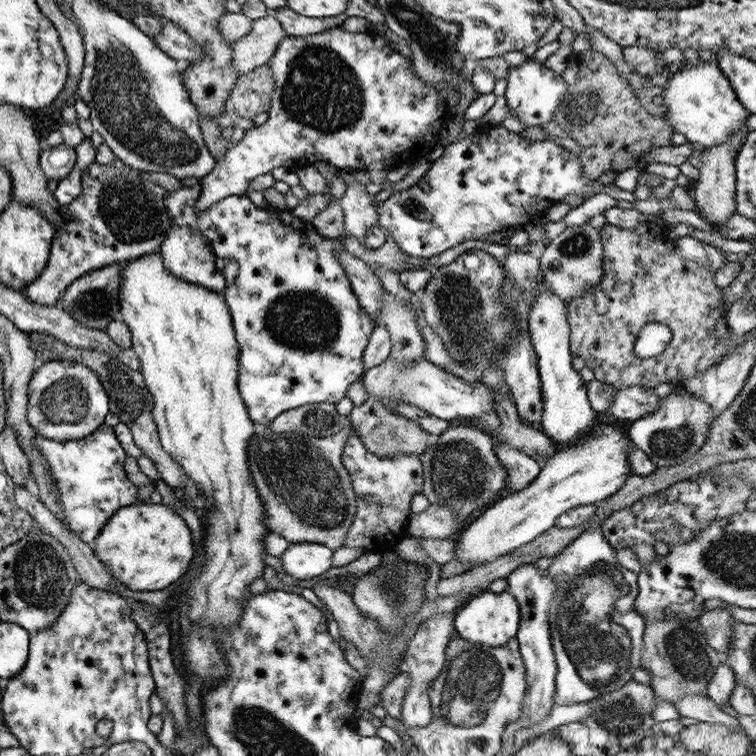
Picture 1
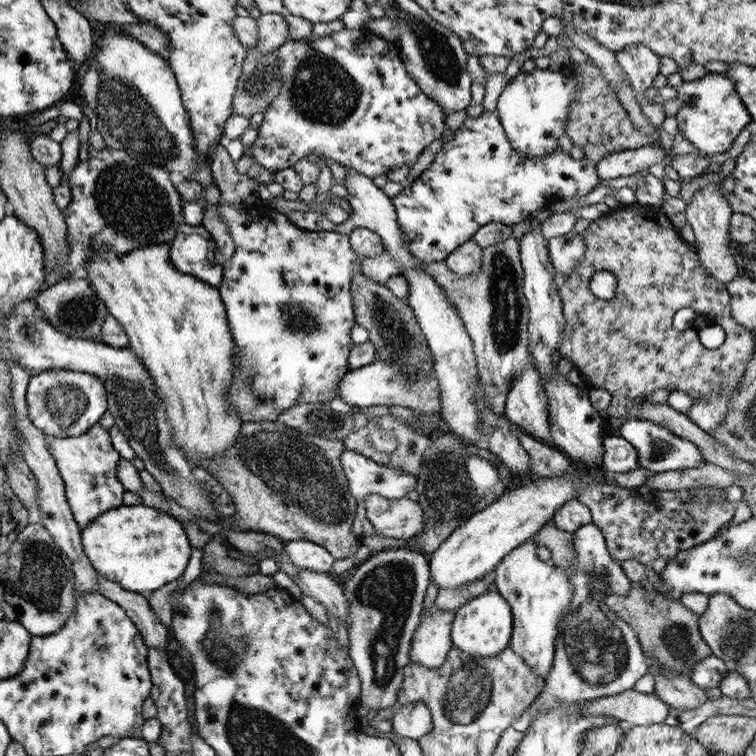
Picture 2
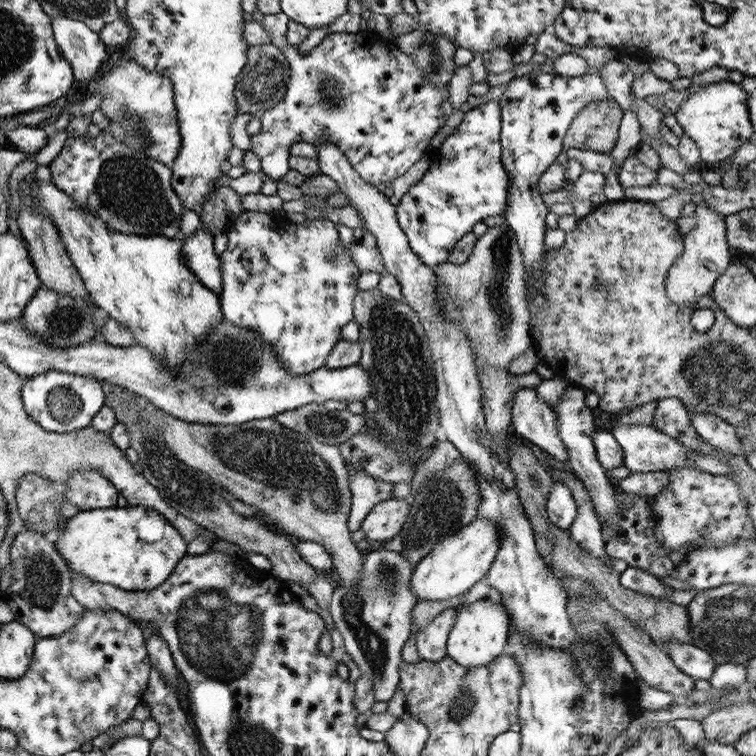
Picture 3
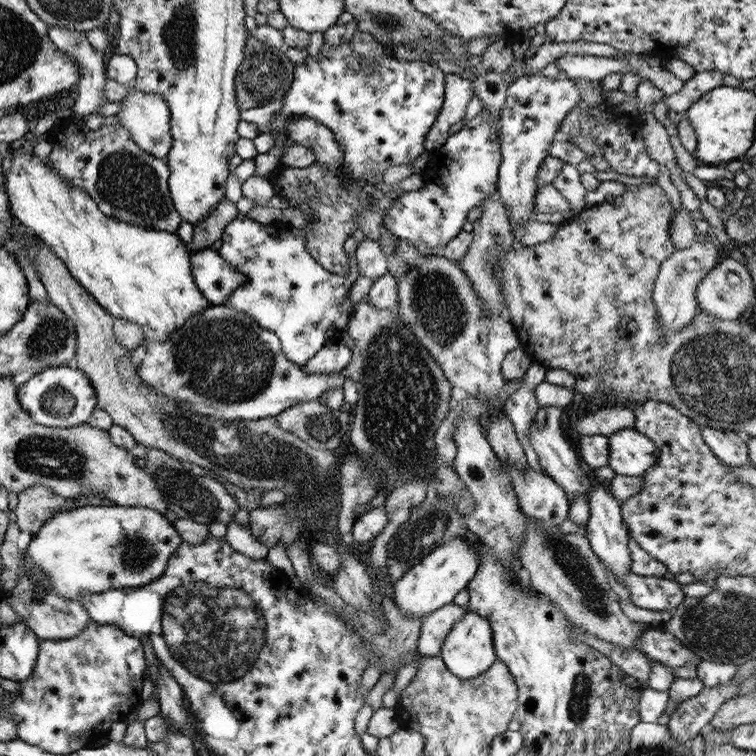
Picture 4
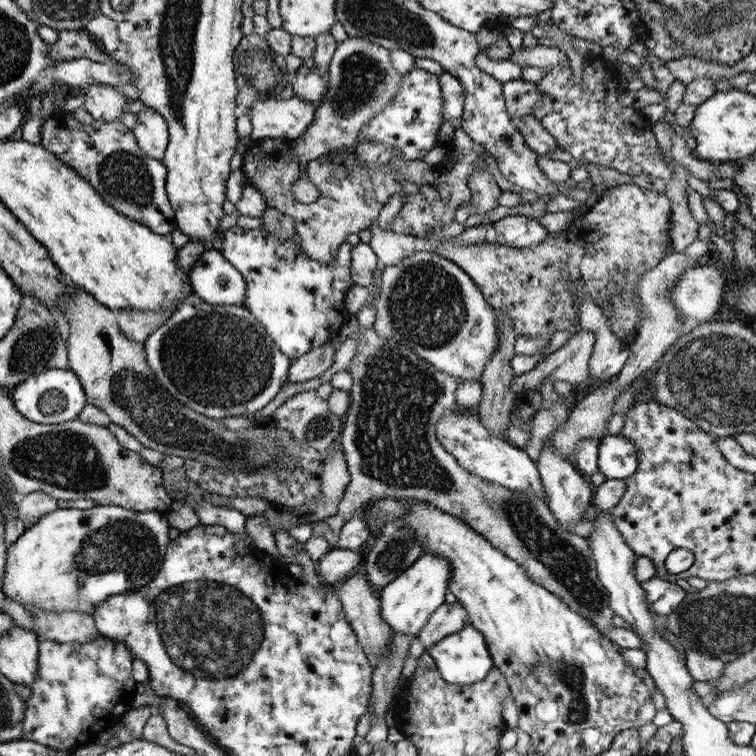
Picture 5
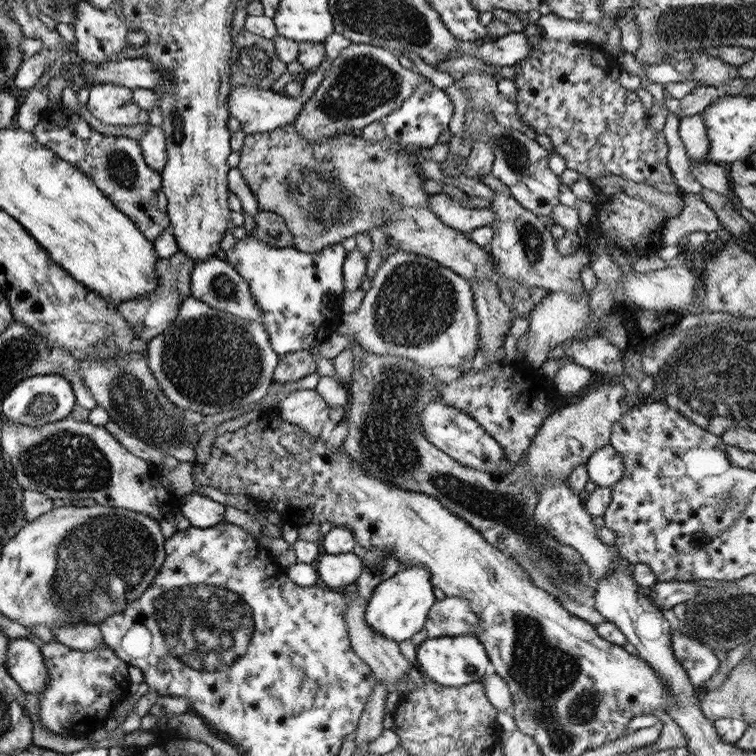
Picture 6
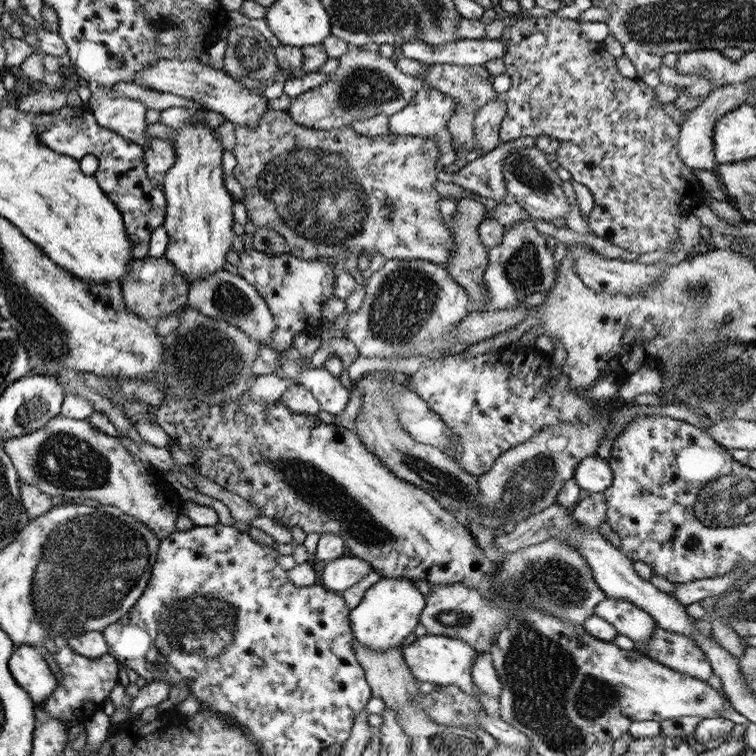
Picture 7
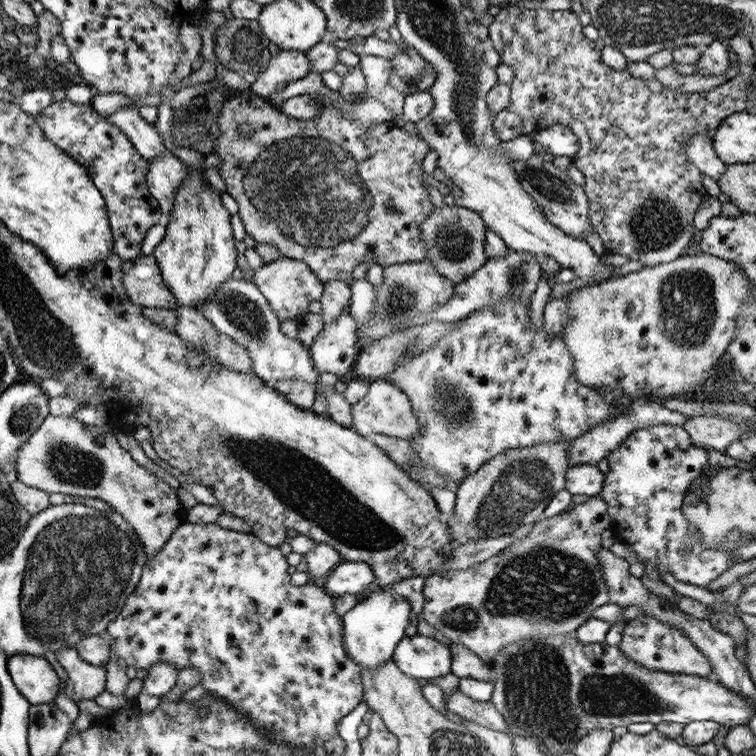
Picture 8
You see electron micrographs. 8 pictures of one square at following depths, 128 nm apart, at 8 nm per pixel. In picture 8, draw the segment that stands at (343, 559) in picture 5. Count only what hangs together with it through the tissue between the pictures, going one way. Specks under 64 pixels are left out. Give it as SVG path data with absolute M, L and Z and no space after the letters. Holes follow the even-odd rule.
M343 560L326 575L320 586L332 596L353 594L362 600L371 592L374 583L374 575L368 565Z

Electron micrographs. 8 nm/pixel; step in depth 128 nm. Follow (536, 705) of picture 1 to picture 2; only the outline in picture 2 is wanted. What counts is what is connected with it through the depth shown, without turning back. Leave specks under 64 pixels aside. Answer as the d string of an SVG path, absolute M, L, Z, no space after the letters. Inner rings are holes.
M529 540L509 552L493 570L493 583L497 588L496 592L509 604L512 611L513 630L508 647L522 658L533 675L545 680L552 666L559 619L568 608L573 586L561 569L538 559L536 547Z

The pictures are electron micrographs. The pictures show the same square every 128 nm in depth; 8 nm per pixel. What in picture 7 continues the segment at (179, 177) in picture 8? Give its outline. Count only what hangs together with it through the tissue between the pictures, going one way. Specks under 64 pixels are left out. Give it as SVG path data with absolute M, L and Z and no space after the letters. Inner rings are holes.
M151 137L141 147L146 176L160 188L165 172L173 165L175 160L173 144L167 139Z

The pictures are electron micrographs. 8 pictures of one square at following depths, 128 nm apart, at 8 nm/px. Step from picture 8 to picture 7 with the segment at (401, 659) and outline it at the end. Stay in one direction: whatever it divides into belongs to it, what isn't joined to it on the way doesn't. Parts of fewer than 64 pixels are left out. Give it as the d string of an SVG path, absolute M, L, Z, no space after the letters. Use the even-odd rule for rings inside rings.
M425 634L403 646L403 648L401 648L401 655L409 668L410 674L415 680L431 682L440 686L453 684L453 686L459 687L461 691L473 694L481 704L483 712L500 718L498 700L489 698L489 696L485 696L483 692L479 692L473 679L471 679L470 673L473 664L476 662L476 657L479 657L479 653L475 651L471 645L465 643L465 641L446 636L431 636Z

